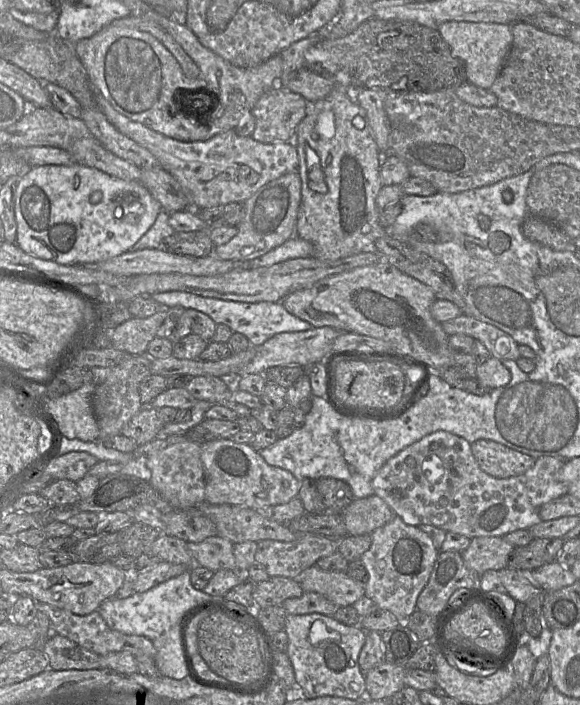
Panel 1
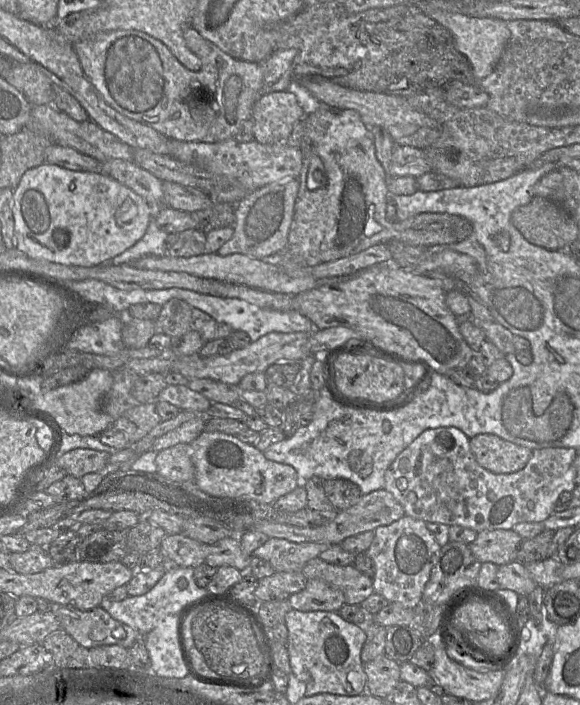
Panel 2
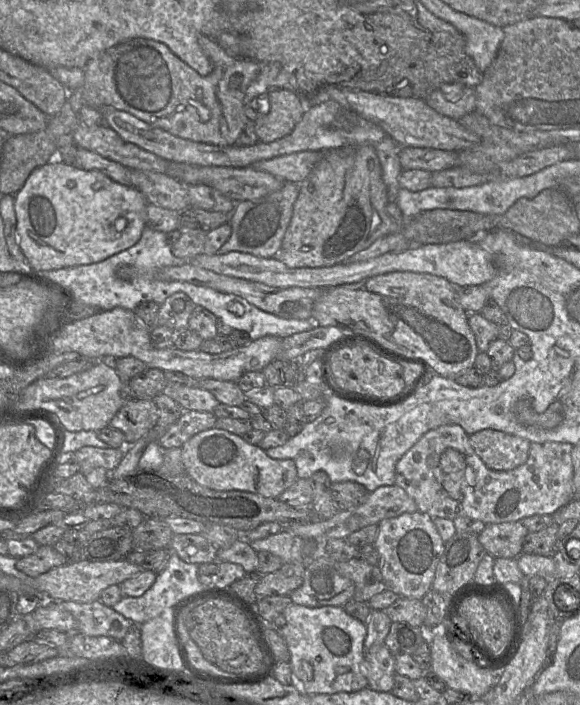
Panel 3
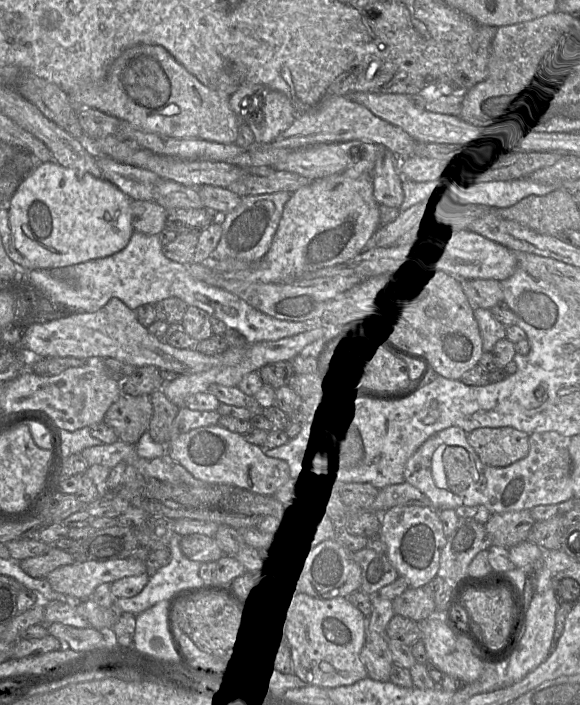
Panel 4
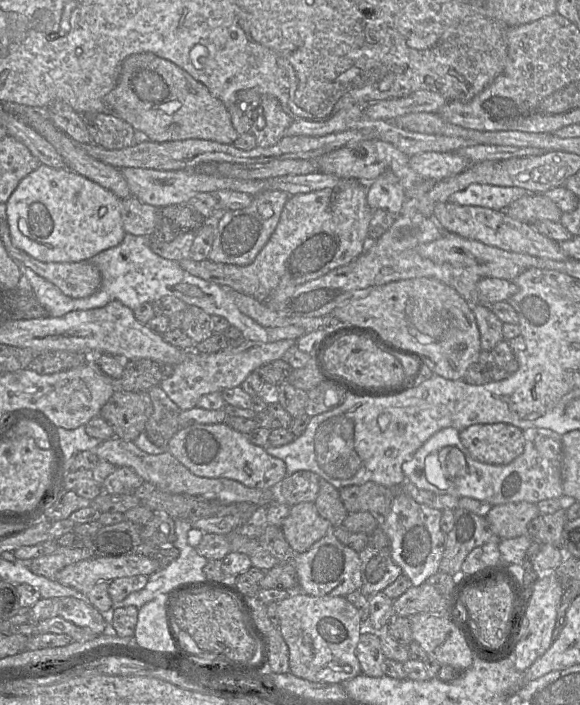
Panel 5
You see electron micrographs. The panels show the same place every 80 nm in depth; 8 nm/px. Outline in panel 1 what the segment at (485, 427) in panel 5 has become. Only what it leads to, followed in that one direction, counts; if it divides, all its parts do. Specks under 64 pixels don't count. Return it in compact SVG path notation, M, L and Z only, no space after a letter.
M492 440L471 443L472 454L480 469L495 478L509 478L525 473L535 458Z

